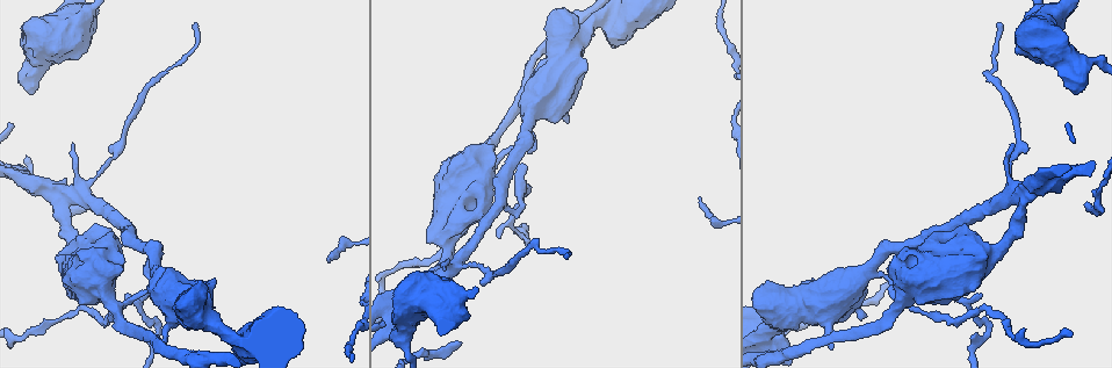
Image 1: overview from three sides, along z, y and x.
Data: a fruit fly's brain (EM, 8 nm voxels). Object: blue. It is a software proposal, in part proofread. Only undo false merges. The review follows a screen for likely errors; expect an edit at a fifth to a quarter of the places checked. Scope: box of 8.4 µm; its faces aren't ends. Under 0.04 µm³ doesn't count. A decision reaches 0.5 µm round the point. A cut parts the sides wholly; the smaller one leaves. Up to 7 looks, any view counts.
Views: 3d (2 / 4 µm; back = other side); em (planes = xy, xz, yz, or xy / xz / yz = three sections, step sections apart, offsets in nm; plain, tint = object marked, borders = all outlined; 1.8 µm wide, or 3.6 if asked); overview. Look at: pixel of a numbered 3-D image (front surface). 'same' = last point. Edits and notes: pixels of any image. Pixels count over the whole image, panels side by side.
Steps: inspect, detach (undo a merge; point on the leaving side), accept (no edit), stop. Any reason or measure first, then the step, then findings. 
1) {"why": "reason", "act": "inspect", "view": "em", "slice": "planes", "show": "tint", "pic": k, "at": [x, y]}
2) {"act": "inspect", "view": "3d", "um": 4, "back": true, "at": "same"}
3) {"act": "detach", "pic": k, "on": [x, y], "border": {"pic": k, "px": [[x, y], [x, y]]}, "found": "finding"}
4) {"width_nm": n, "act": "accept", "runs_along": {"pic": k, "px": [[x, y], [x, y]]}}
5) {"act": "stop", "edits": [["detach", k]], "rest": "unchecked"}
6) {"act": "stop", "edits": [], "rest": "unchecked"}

{"why": "branch point", "act": "inspect", "view": "3d", "um": 2, "pic": 1, "at": [64, 206]}

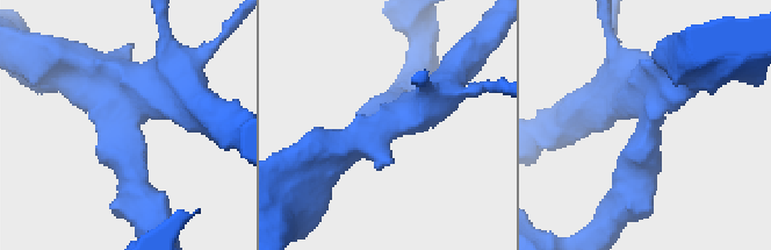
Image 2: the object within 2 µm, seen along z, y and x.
{"arms": 3, "arm_widths_nm": [260, 280, 280], "why": "need the tissue", "act": "inspect", "view": "em", "slice": "planes", "show": "tint", "pic": 2, "at": [122, 122]}

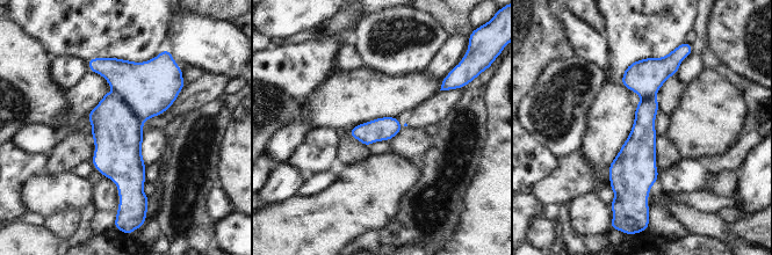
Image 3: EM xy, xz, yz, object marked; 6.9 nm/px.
{"width_nm": 160, "act": "detach", "pic": 3, "on": [117, 133], "found": "two neurons meet here"}

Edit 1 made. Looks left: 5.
{"why": "redraw", "act": "inspect", "view": "overview"}

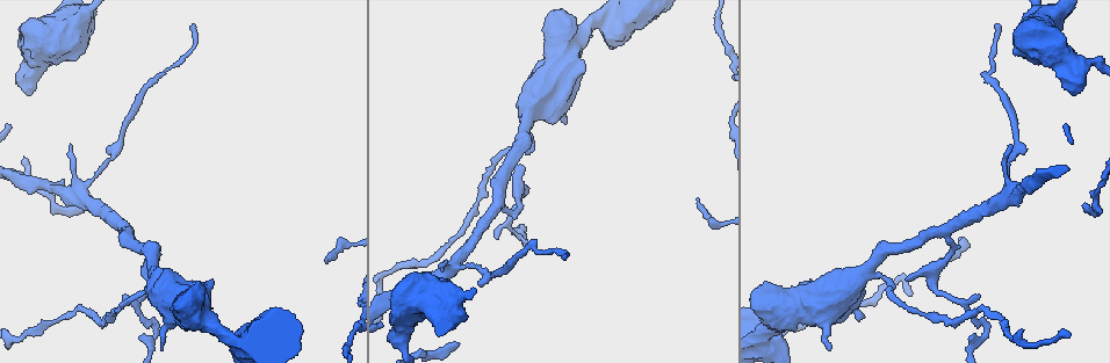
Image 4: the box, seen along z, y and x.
{"why": "sudden change in width", "act": "inspect", "view": "em", "slice": "planes", "show": "tint", "pic": 4, "at": [946, 231]}

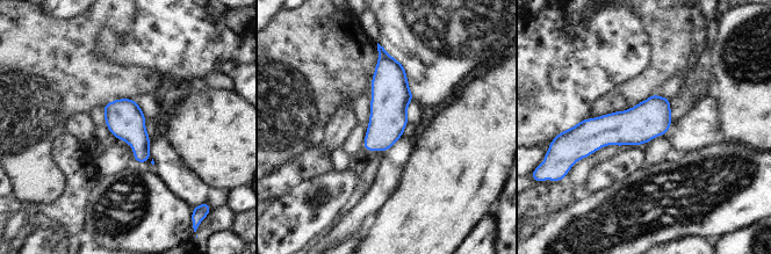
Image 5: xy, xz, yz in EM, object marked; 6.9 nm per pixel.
{"act": "accept", "found": "all the same neuron"}

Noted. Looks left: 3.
{"act": "stop", "edits": [["detach", 3]], "rest": "unchecked"}

